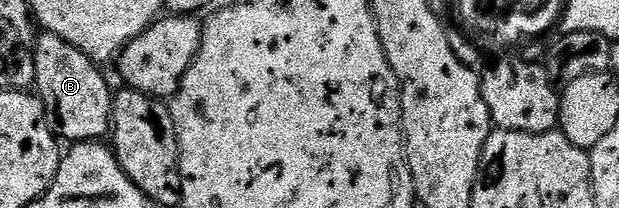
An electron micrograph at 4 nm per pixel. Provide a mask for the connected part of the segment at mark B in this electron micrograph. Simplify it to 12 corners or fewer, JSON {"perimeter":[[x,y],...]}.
{"perimeter":[[36,37],[37,94],[62,141],[110,133],[114,91],[95,61]]}

